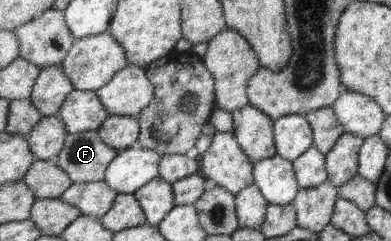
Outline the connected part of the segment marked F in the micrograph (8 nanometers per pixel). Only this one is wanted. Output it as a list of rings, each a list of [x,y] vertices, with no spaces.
[[[93,130],[70,134],[63,150],[54,161],[59,165],[59,168],[68,172],[71,180],[75,183],[99,182],[106,180],[107,169],[120,152],[121,149],[107,144],[102,136],[99,136],[98,131]]]

